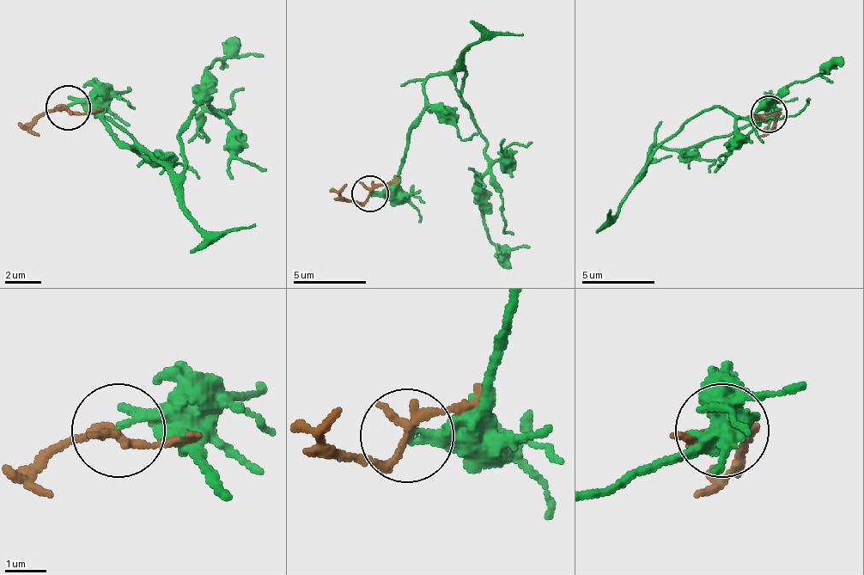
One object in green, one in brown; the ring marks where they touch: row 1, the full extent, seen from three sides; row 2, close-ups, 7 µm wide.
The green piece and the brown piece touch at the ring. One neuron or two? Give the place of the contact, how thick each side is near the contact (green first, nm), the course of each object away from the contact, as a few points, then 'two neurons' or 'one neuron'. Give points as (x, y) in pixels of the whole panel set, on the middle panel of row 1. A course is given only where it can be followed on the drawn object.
at (370, 193); 220 nm thick on the green side, 200 nm on the other; green runs (369, 194), (398, 180), (427, 81), (464, 70), (464, 107), (482, 132), (485, 234), (496, 245), (529, 245); brown runs (369, 194), (347, 201), (340, 194), (347, 183); two neurons

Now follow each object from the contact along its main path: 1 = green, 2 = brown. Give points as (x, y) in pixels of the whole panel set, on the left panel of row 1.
1: (66, 106), (88, 101), (129, 150), (178, 173), (182, 124), (204, 101), (209, 111), (209, 66), (263, 52)
2: (66, 106), (39, 115), (31, 124), (39, 137)

